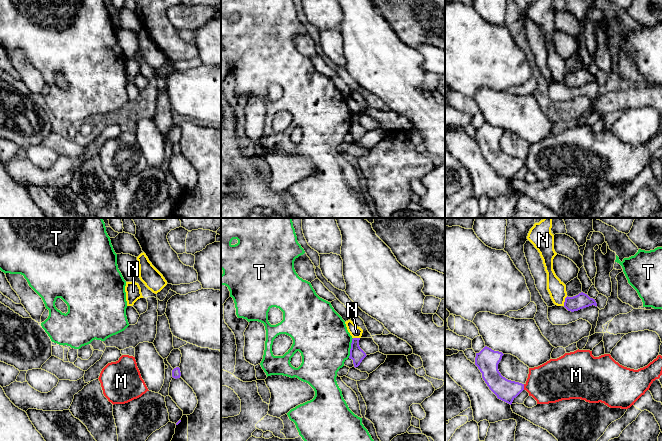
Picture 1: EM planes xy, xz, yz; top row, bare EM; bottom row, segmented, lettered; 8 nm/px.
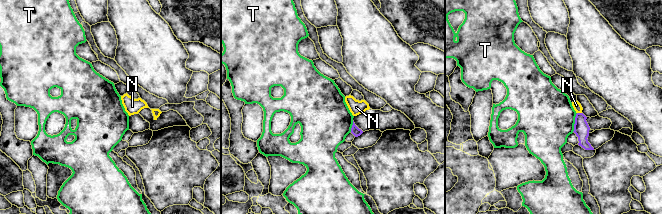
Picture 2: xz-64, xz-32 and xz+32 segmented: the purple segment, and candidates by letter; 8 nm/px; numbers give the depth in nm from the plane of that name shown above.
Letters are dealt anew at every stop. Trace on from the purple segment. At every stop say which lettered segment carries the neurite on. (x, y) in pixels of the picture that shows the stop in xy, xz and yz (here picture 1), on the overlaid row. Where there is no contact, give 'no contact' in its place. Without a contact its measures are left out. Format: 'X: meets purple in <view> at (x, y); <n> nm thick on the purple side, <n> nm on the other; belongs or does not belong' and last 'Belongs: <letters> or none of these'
M: meets purple in yz at (523, 387); 180 nm thick on the purple side, 320 nm on the other; does not belong
N: meets purple in yz at (565, 301); 120 nm thick on the purple side, 140 nm on the other; does not belong
T: meets purple in xz at (351, 348); 110 nm thick on the purple side, 420 nm on the other; does not belong
Belongs: none of these

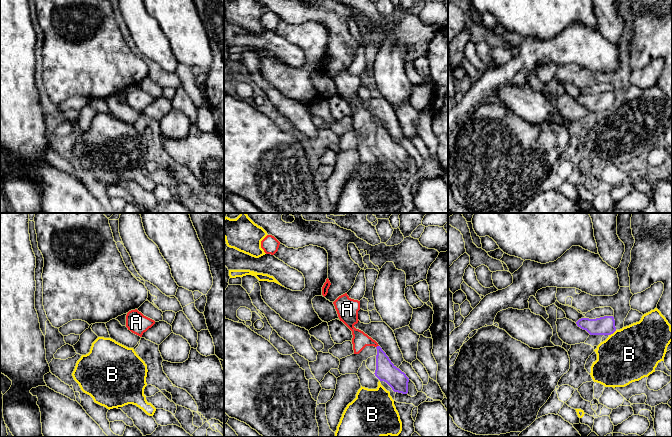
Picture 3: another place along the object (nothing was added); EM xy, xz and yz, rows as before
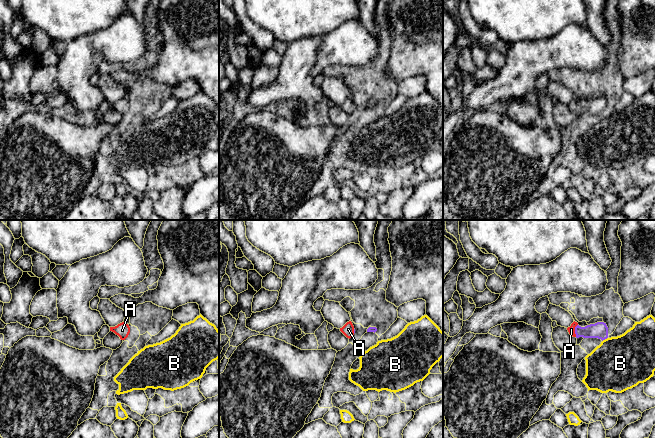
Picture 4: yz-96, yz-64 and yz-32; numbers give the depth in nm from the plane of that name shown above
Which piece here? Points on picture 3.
A: meets purple in xz at (377, 346); 160 nm thick on the purple side, 140 nm on the other; belongs
B: meets purple in yz at (612, 333); 150 nm thick on the purple side, 440 nm on the other; does not belong
Belongs: A

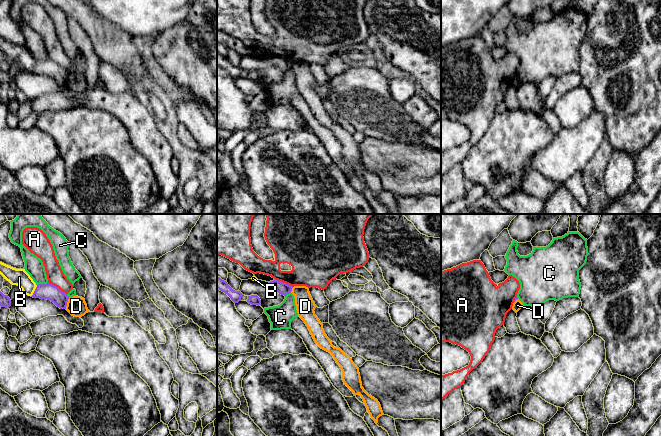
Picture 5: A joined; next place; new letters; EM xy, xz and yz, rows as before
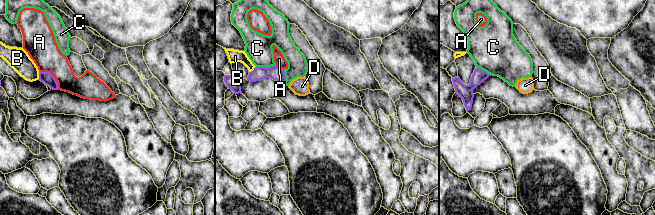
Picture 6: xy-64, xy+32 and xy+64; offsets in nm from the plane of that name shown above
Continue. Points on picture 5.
A: meets purple in xy at (57, 287); 130 nm thick on the purple side, 140 nm on the other; does not belong
B: meets purple in xy at (34, 291); 130 nm thick on the purple side, 140 nm on the other; does not belong
C: meets purple in xy at (42, 284); 130 nm thick on the purple side, 150 nm on the other; does not belong
D: meets purple in xy at (66, 303); 130 nm thick on the purple side, 160 nm on the other; does not belong
Belongs: none of these

